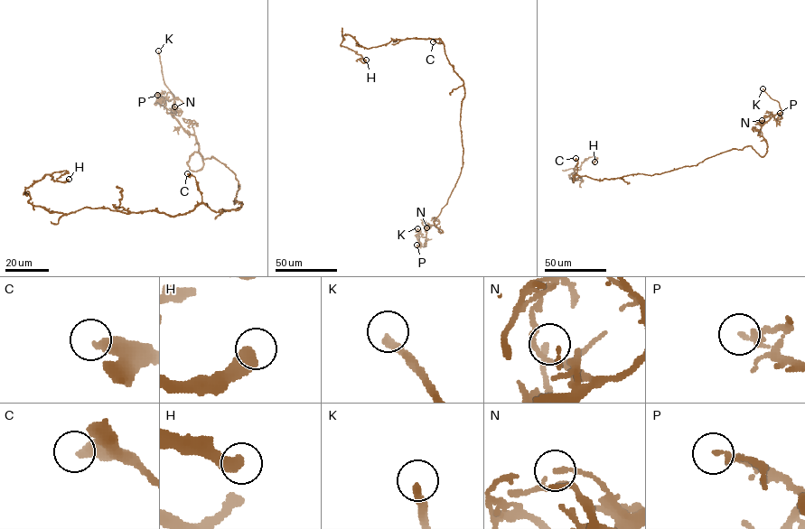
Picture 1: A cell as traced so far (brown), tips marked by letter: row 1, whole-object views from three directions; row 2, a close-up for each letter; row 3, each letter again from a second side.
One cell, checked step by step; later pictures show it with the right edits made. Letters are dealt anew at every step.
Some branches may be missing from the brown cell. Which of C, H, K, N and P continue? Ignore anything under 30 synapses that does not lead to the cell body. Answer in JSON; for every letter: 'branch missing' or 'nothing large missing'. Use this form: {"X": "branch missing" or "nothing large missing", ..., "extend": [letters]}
{"C": "nothing large missing", "H": "nothing large missing", "K": "branch missing", "N": "nothing large missing", "P": "nothing large missing", "extend": ["K"]}

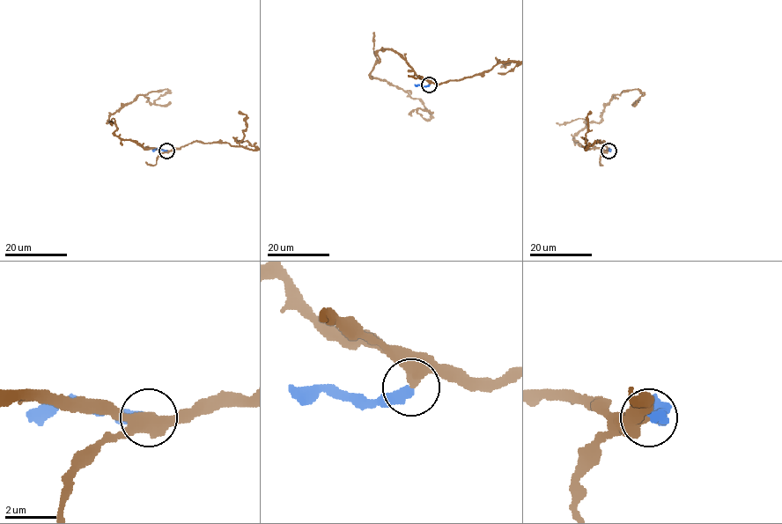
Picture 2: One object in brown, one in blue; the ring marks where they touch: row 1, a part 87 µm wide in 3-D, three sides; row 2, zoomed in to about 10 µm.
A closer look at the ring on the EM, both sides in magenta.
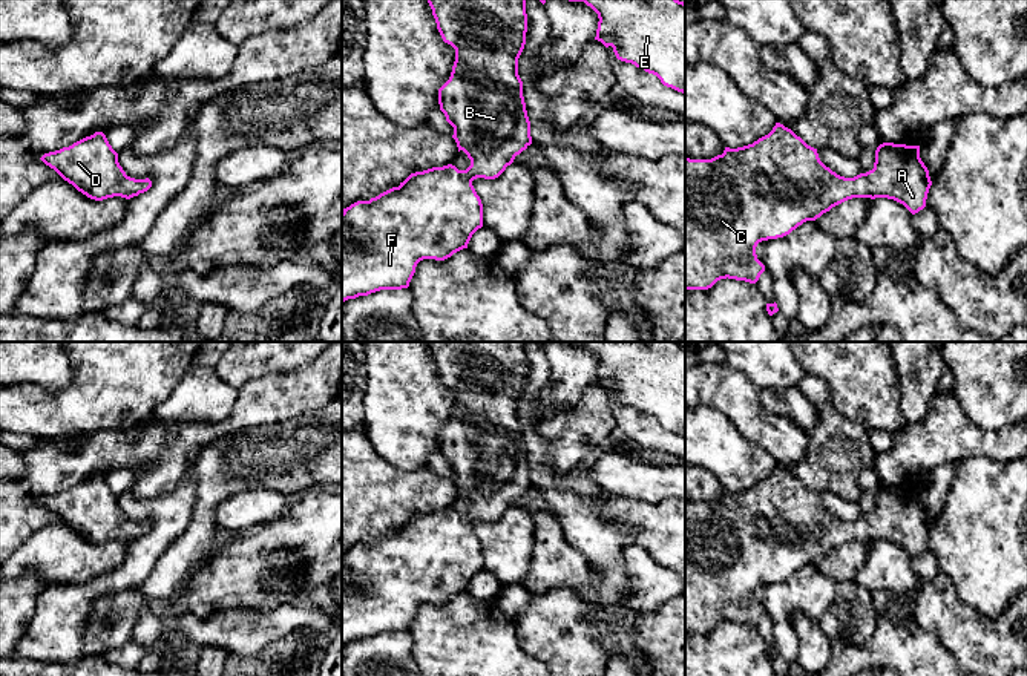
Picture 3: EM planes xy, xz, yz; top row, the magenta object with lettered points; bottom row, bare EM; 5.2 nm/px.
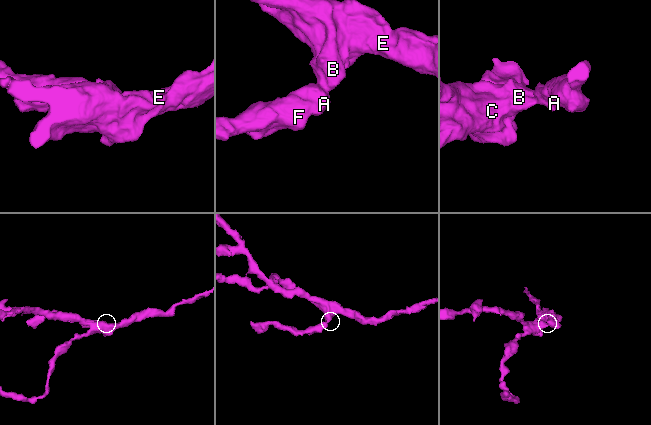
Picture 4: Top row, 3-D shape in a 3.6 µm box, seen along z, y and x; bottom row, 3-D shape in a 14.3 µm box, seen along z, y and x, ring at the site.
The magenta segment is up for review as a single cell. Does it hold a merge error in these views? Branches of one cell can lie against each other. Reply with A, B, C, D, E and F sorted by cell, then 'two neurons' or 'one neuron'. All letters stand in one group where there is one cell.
groups A B C D E F; one neuron

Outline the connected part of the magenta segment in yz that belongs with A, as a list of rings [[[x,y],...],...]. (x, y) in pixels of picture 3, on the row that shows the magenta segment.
[[[776,123],[773,130],[753,144],[730,149],[711,159],[685,156],[685,291],[708,290],[720,279],[756,284],[765,271],[756,247],[762,241],[789,235],[806,221],[815,221],[832,207],[852,198],[888,198],[903,204],[912,215],[926,207],[932,185],[929,170],[920,158],[920,146],[883,143],[875,150],[874,169],[845,178],[826,167],[817,149],[808,146],[791,129]]]

